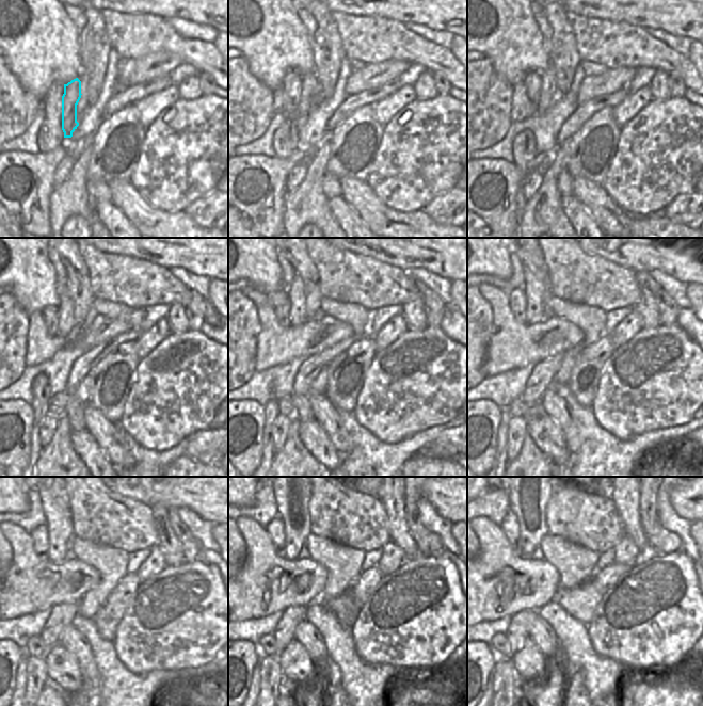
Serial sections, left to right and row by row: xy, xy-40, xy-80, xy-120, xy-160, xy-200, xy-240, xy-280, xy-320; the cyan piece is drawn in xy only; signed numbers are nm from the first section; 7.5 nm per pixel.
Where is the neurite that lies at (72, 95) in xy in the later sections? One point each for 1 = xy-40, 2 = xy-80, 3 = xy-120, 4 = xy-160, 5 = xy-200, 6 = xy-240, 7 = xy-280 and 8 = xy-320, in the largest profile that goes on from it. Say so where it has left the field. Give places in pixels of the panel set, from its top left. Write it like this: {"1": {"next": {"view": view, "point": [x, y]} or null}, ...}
{"1": {"next": {"view": "xy-40", "point": [310, 91]}}, "2": {"next": {"view": "xy-80", "point": [549, 91]}}, "3": {"next": {"view": "xy-120", "point": [67, 325]}}, "4": {"next": {"view": "xy-160", "point": [296, 291]}}, "5": {"next": {"view": "xy-200", "point": [534, 288]}}, "6": {"next": {"view": "xy-240", "point": [54, 498]}}, "7": {"next": {"view": "xy-280", "point": [292, 498]}}, "8": {"next": {"view": "xy-320", "point": [529, 498]}}}

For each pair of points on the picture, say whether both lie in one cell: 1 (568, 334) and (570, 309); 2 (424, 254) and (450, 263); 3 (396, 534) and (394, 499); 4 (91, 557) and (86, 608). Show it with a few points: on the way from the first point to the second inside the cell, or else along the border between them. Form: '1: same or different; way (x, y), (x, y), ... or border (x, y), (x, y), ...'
1: different; border (550, 314), (574, 323), (584, 333), (582, 342)
2: same; way (430, 254), (441, 254), (444, 257)
3: same; way (396, 526), (396, 508)
4: same; way (104, 570), (105, 588), (98, 595)

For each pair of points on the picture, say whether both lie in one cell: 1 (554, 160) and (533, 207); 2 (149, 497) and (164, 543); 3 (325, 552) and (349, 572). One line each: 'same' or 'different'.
1: same
2: different
3: same

